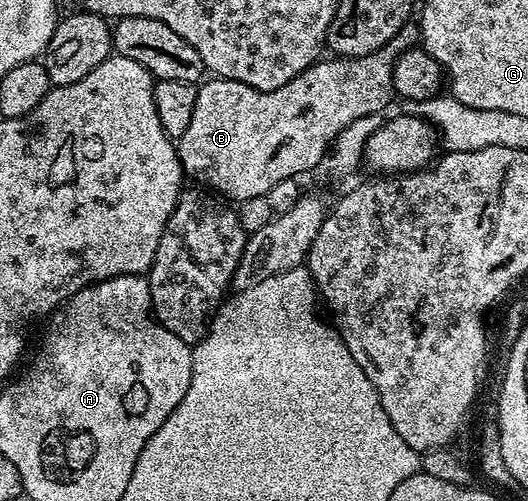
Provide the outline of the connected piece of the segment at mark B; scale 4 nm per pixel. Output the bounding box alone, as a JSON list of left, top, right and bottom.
[177,23,420,203]

